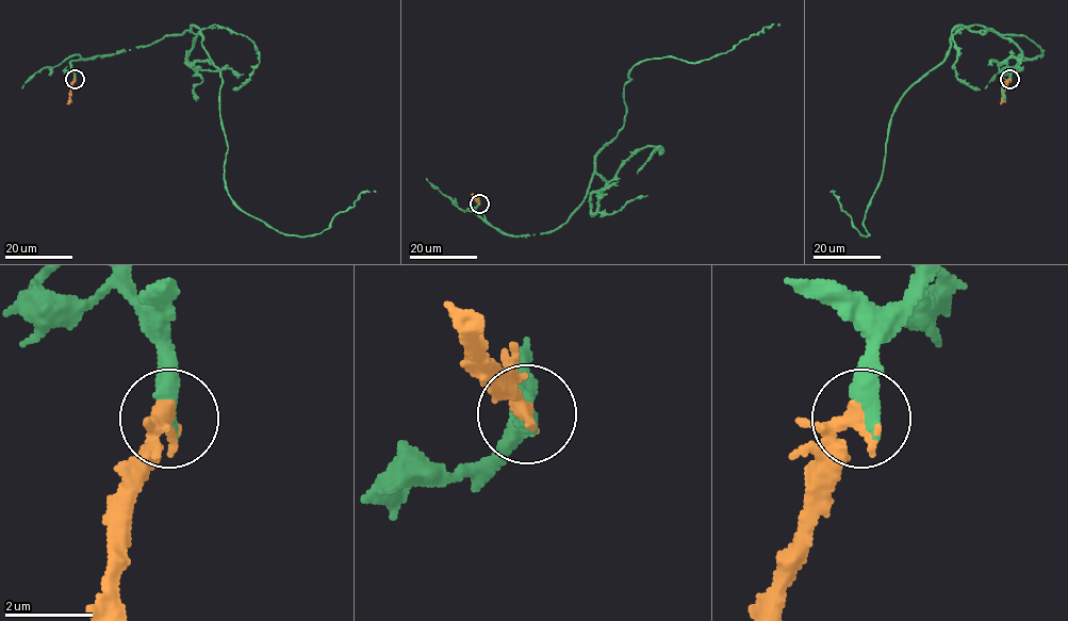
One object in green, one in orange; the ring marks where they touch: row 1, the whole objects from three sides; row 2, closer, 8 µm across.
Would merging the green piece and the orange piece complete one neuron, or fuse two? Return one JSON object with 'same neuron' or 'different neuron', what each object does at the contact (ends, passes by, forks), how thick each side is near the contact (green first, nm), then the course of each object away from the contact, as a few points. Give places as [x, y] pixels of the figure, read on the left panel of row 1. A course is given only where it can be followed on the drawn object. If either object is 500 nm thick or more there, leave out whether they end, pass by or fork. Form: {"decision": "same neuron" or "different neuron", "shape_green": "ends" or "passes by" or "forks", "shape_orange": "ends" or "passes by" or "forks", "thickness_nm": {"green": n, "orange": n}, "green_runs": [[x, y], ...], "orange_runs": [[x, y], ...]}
{"decision": "same neuron", "shape_green": "ends", "shape_orange": "passes by", "thickness_nm": {"green": 480, "orange": 280}, "green_runs": [[75, 79], [71, 61], [196, 26], [222, 78], [224, 184], [240, 209], [308, 237], [375, 191]], "orange_runs": [[75, 79], [68, 104]]}

